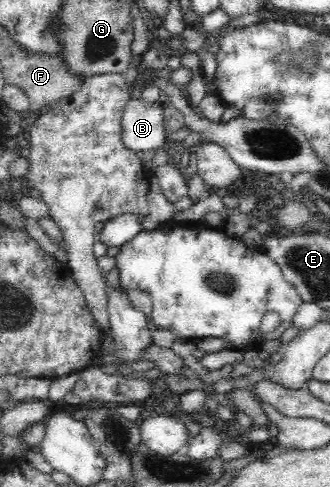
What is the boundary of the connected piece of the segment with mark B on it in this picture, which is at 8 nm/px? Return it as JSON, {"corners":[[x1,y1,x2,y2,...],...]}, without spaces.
{"corners":[[131,99,122,113,122,140,129,150,149,151,163,147,167,134,163,130,163,108,161,101,147,103]]}

